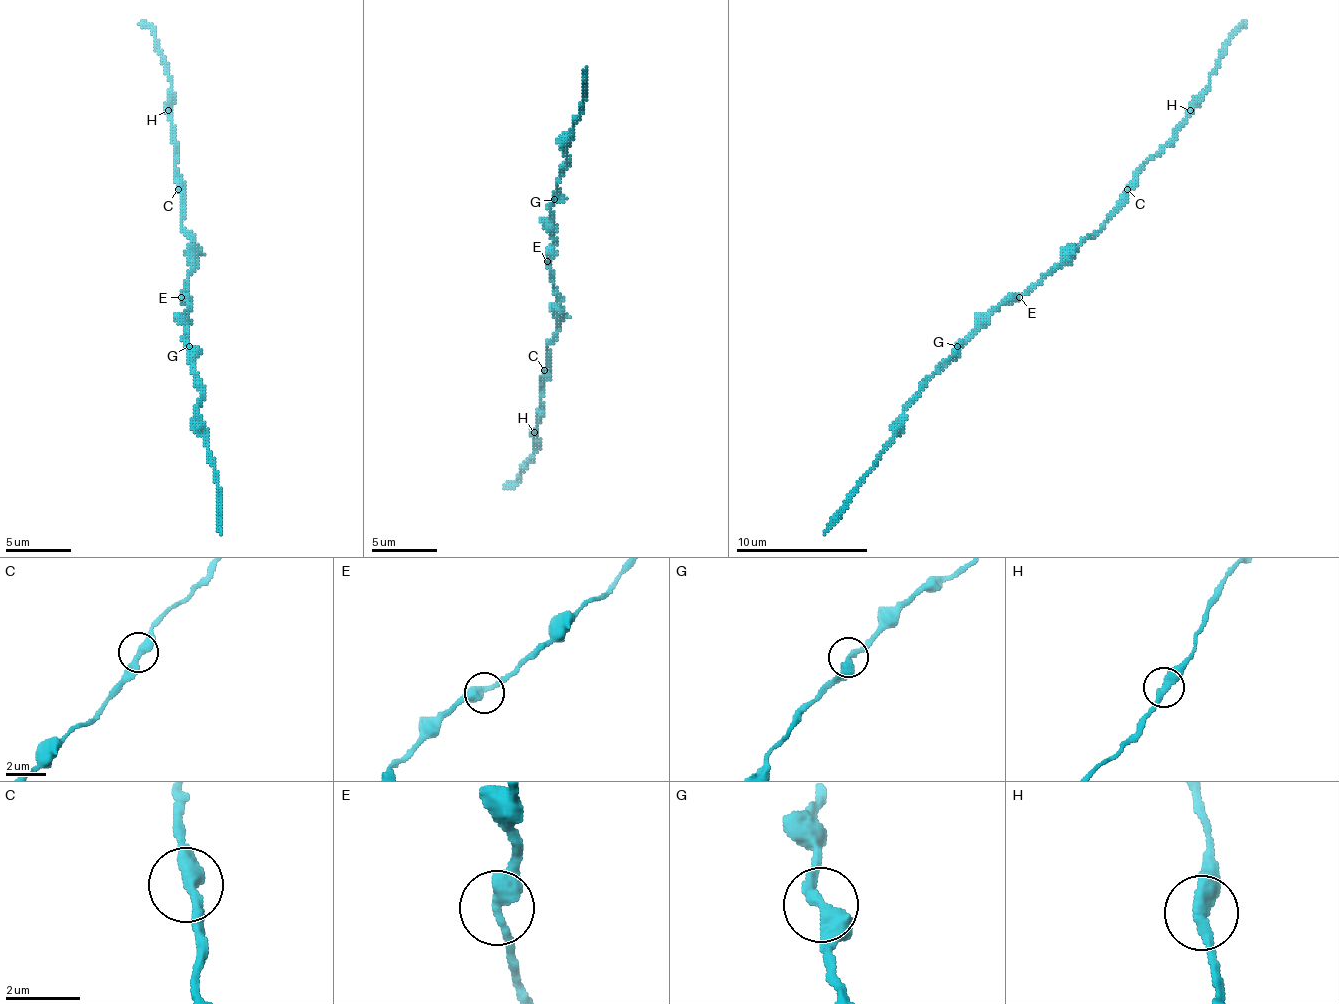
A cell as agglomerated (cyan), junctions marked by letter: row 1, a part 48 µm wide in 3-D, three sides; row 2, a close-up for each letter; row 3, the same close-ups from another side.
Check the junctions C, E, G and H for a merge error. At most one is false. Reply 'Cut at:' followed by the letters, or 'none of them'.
Cut at: none of them

